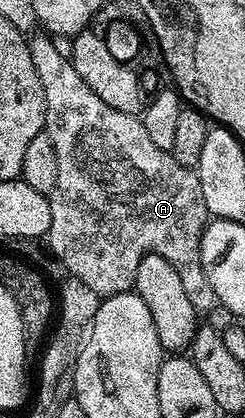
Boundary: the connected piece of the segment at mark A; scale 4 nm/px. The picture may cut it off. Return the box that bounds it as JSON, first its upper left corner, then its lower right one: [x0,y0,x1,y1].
[28,31,218,315]

